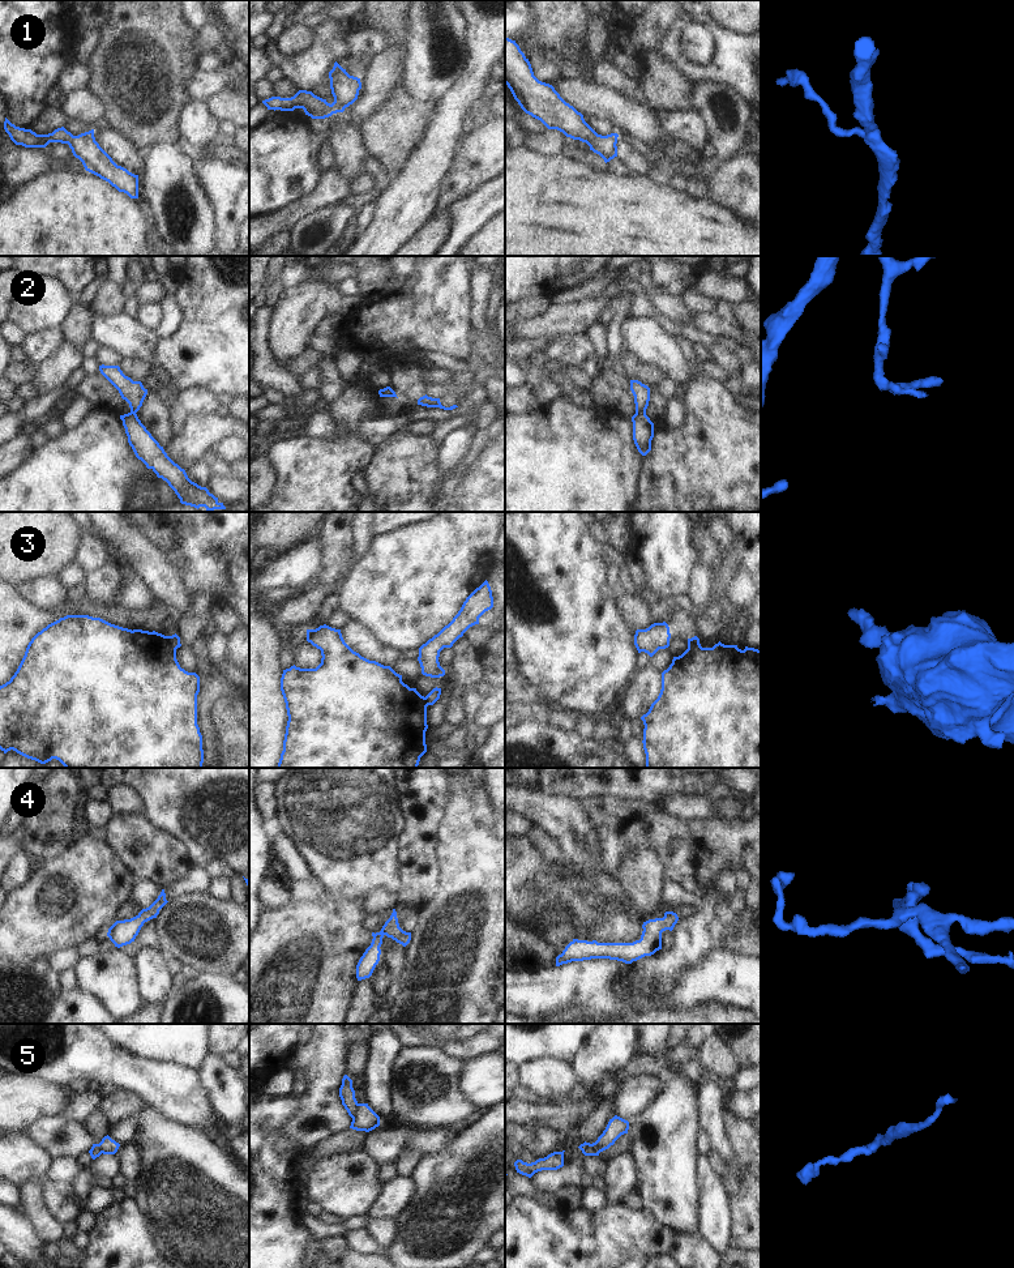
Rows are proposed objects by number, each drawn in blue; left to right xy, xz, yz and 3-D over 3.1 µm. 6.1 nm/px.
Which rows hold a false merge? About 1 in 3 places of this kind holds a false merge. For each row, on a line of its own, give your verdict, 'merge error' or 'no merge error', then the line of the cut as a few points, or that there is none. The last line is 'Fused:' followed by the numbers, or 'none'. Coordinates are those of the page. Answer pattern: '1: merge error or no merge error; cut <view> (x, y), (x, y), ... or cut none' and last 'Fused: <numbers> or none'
1: no merge error; cut none
2: merge error; cut yz (636, 412), (645, 413)
3: merge error; cut xy (170, 636), (170, 644), (175, 649)
4: no merge error; cut none
5: merge error; cut xz (358, 1104), (353, 1118)
Fused: 2, 3, 5

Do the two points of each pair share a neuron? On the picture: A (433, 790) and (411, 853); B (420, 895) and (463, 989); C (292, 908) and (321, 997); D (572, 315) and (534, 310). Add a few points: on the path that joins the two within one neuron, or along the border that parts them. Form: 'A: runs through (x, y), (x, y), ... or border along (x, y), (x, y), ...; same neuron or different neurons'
A: runs through (427, 806), (427, 816), (420, 823), (418, 837); same neuron
B: border along (439, 876), (436, 892), (418, 910); different neurons
C: runs through (312, 930), (325, 948), (321, 974); same neuron
D: border along (552, 304), (538, 315), (518, 320); different neurons

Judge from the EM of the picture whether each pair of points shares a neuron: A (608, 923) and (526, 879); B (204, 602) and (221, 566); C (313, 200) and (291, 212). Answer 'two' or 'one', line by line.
A: one
B: two
C: one

